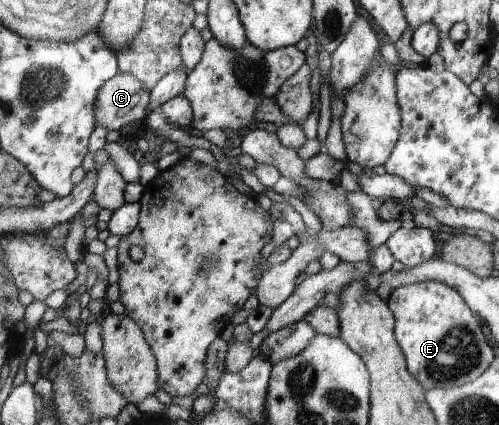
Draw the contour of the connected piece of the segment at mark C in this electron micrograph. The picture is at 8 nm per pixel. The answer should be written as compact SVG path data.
M120 71L102 85L96 100L99 125L119 130L131 121L141 121L148 114L150 91L134 75Z

